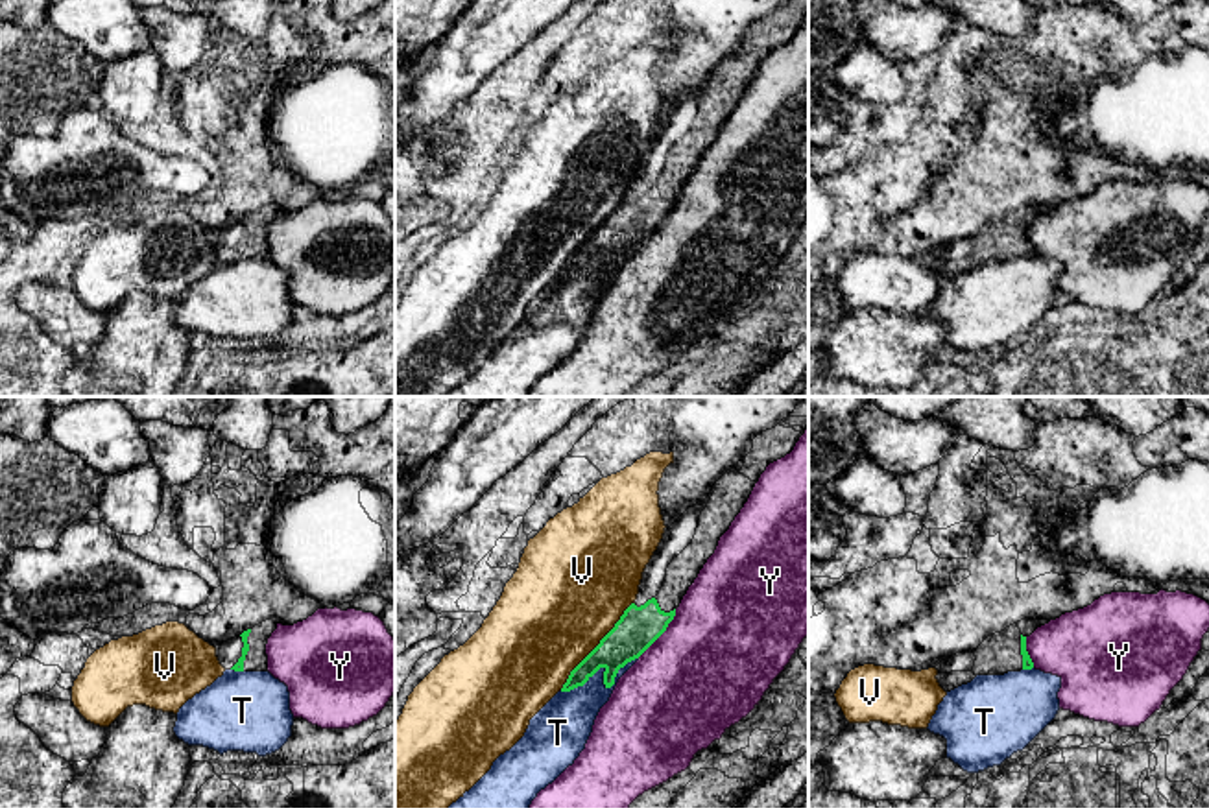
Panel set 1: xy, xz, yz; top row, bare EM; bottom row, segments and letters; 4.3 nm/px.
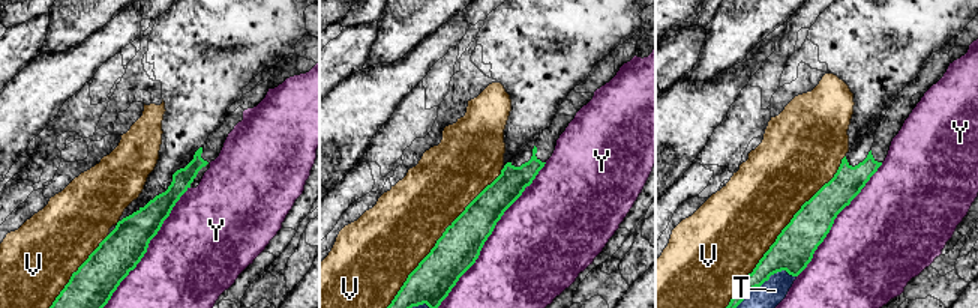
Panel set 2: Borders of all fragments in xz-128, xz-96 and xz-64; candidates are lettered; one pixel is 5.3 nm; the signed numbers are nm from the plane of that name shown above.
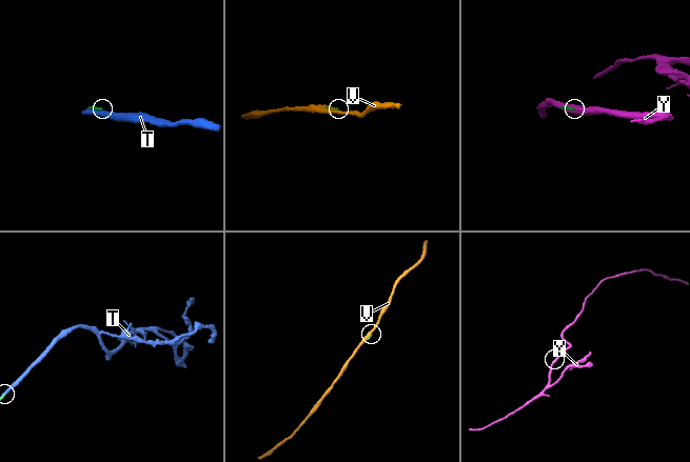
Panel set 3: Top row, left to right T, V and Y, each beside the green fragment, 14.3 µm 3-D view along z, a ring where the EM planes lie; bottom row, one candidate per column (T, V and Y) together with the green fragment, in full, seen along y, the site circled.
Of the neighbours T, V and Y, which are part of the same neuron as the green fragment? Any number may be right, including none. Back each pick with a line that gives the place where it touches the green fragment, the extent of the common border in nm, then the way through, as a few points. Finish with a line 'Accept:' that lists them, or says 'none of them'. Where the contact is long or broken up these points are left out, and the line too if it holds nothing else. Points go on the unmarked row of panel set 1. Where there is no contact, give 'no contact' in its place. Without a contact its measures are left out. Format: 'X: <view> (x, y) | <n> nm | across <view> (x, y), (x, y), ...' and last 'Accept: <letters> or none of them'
Accept: none of them

